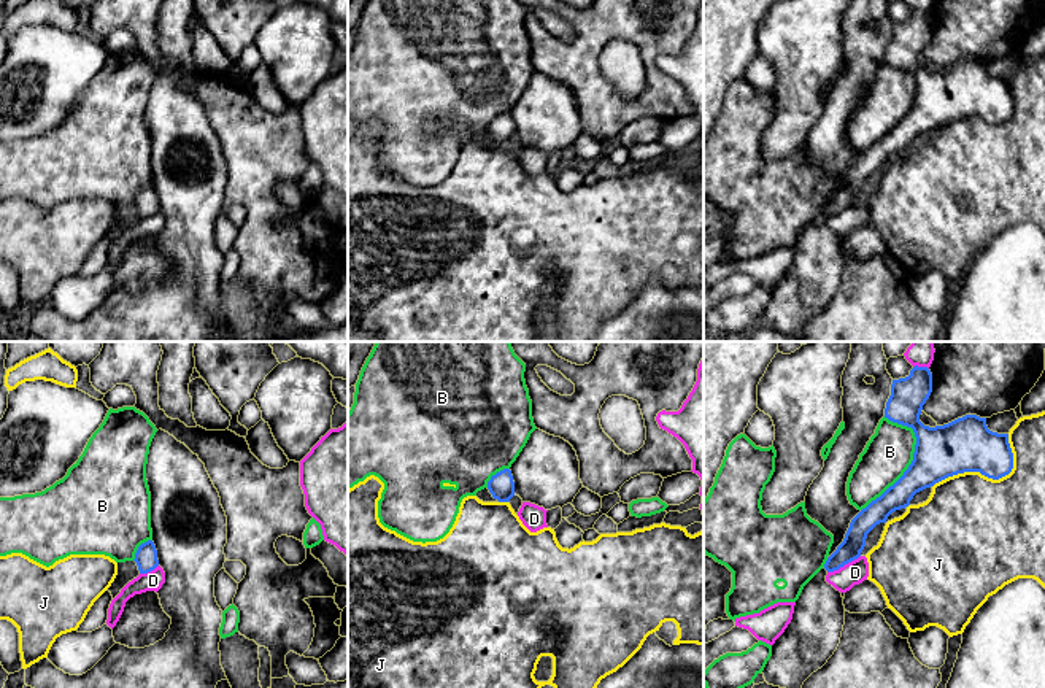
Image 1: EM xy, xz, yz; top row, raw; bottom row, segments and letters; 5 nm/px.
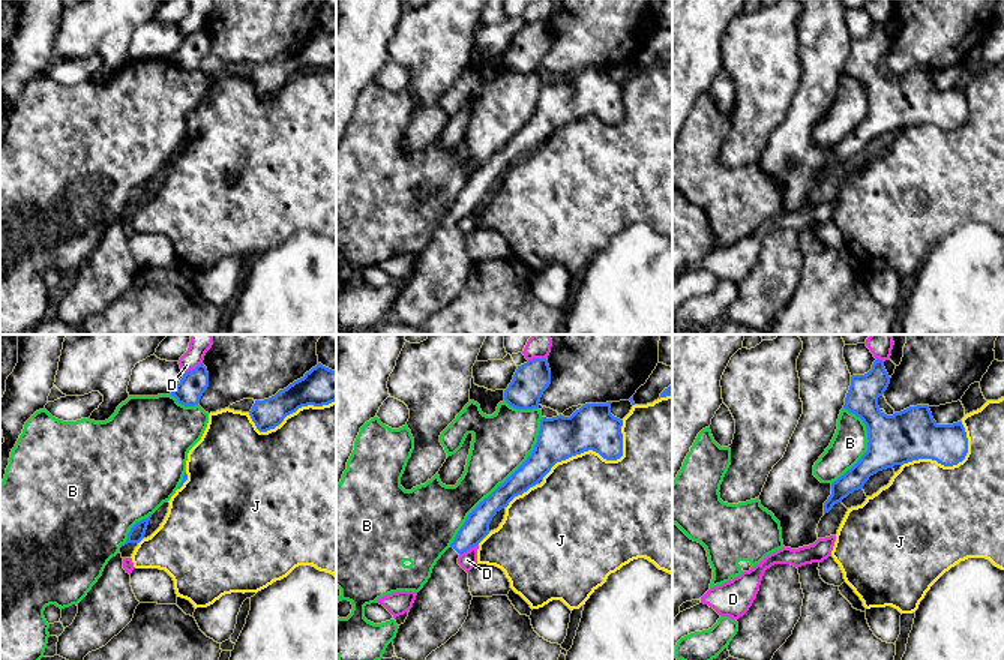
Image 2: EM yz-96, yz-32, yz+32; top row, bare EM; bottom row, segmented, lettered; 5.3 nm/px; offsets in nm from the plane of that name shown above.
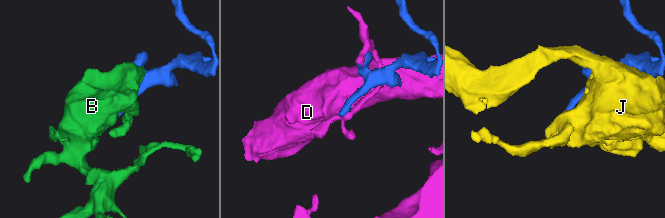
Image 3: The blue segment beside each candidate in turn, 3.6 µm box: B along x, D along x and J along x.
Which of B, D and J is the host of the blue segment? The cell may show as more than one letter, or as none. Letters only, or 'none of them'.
none of them

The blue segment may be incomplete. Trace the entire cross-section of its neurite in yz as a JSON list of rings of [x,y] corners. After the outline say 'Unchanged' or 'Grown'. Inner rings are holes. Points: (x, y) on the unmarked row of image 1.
[[[915,10],[908,21],[893,24],[885,62],[913,73],[913,105],[893,130],[851,164],[843,186],[804,230],[792,264],[772,289],[762,315],[769,329],[800,337],[804,326],[834,299],[845,269],[845,249],[842,237],[826,226],[826,219],[858,203],[877,168],[908,151],[916,137],[948,121],[980,116],[999,124],[1012,116],[1008,78],[989,75],[986,62],[966,59],[943,70],[924,70],[920,59],[931,37],[927,11]]]. Grown

